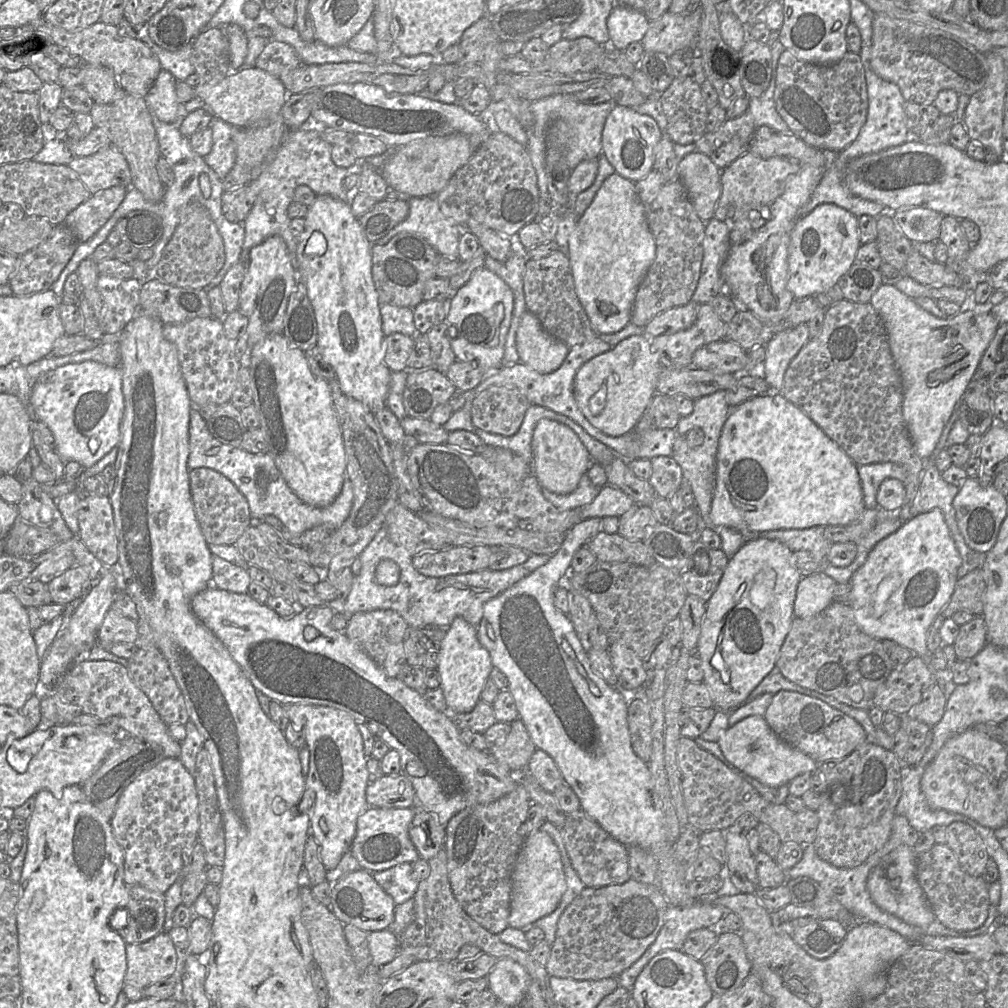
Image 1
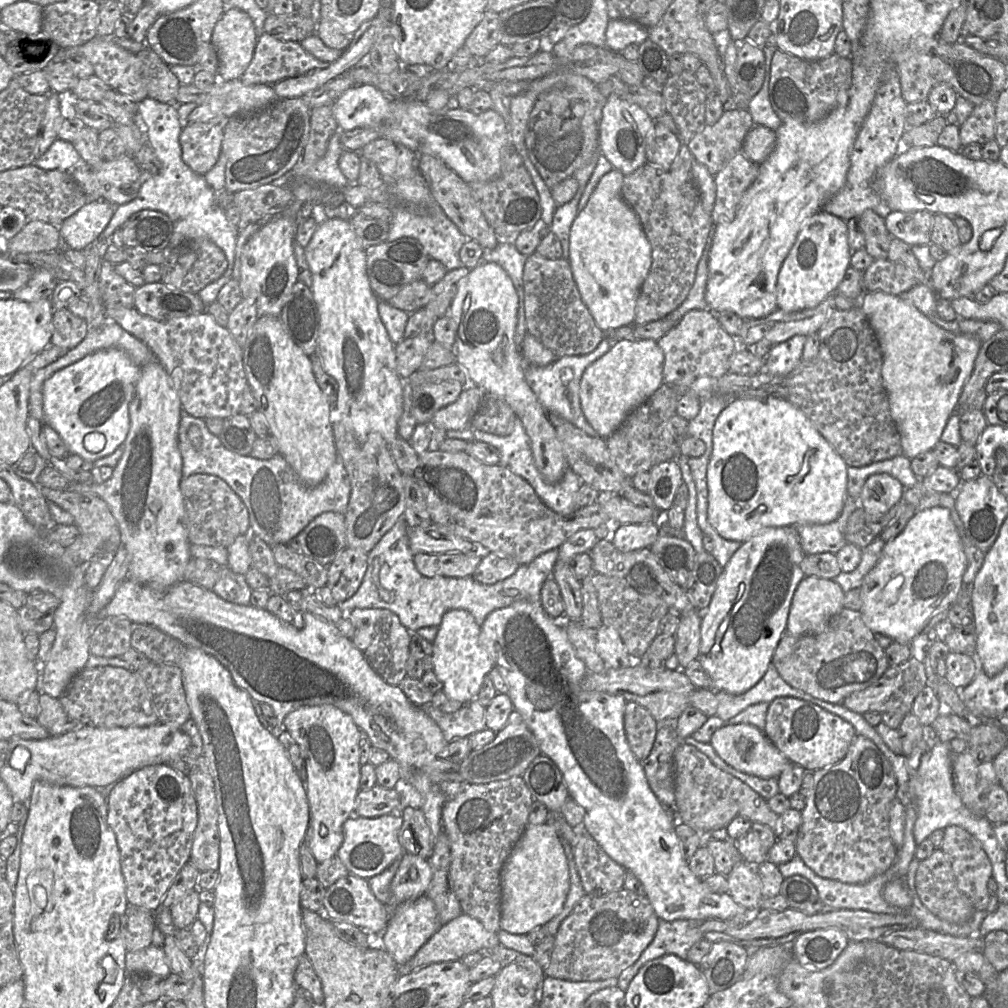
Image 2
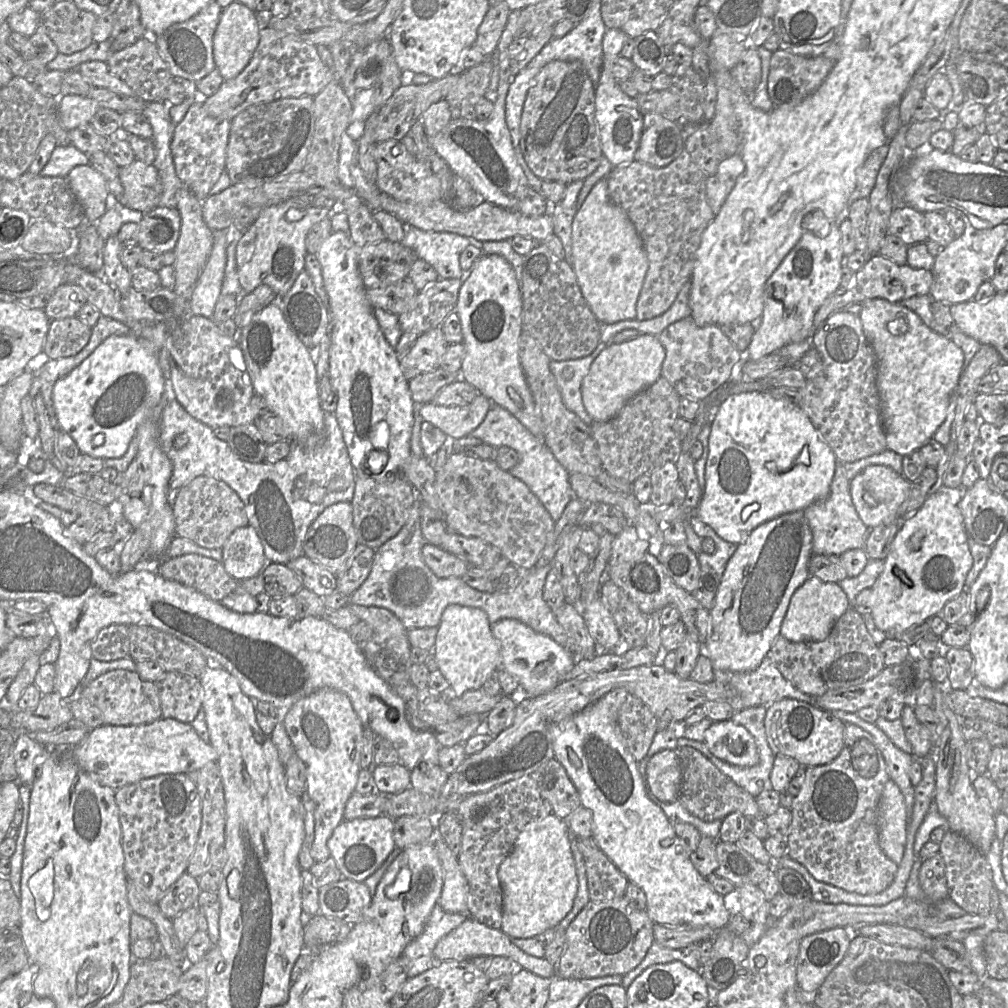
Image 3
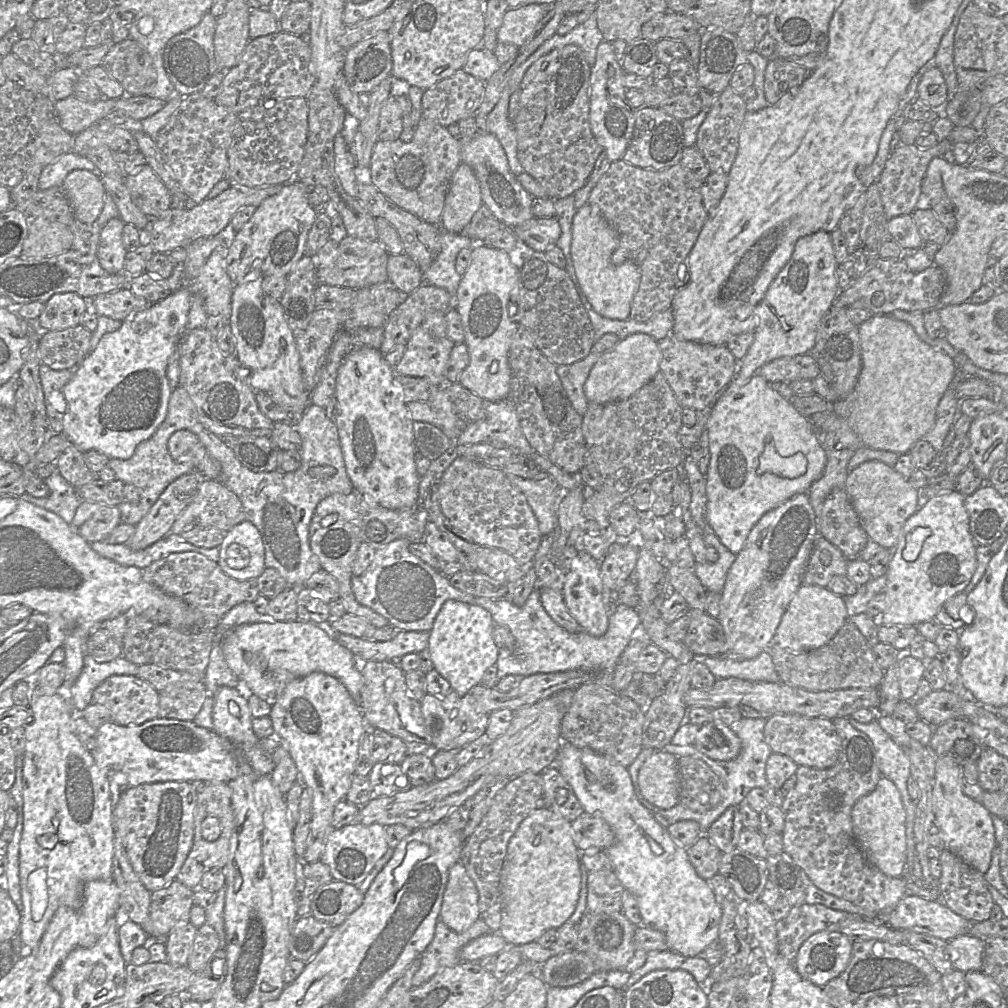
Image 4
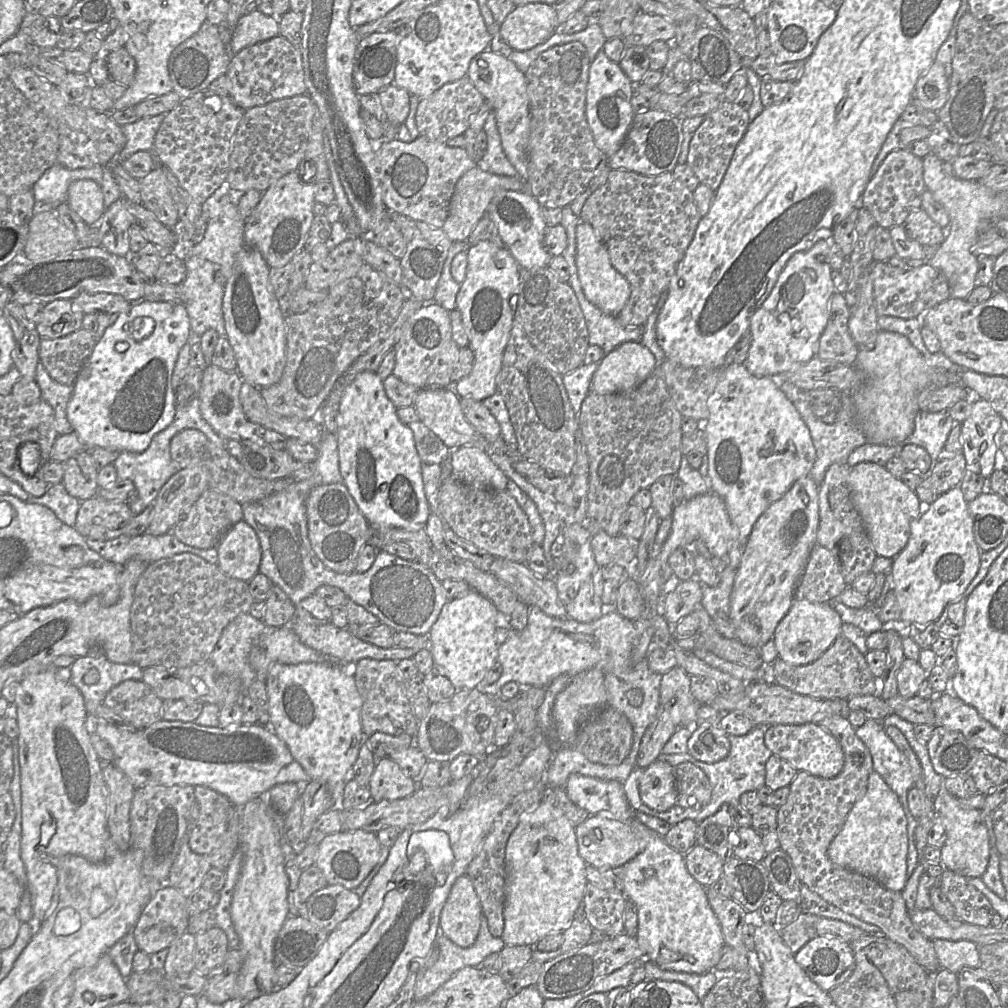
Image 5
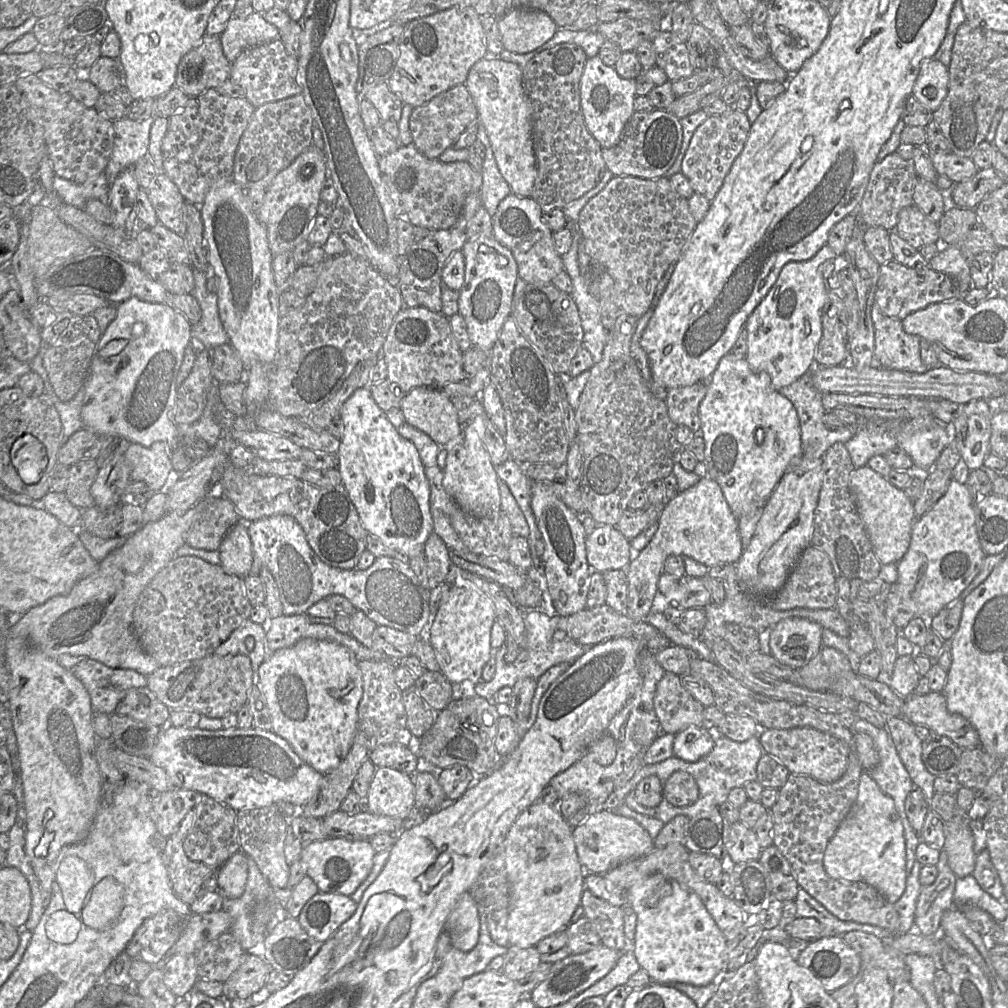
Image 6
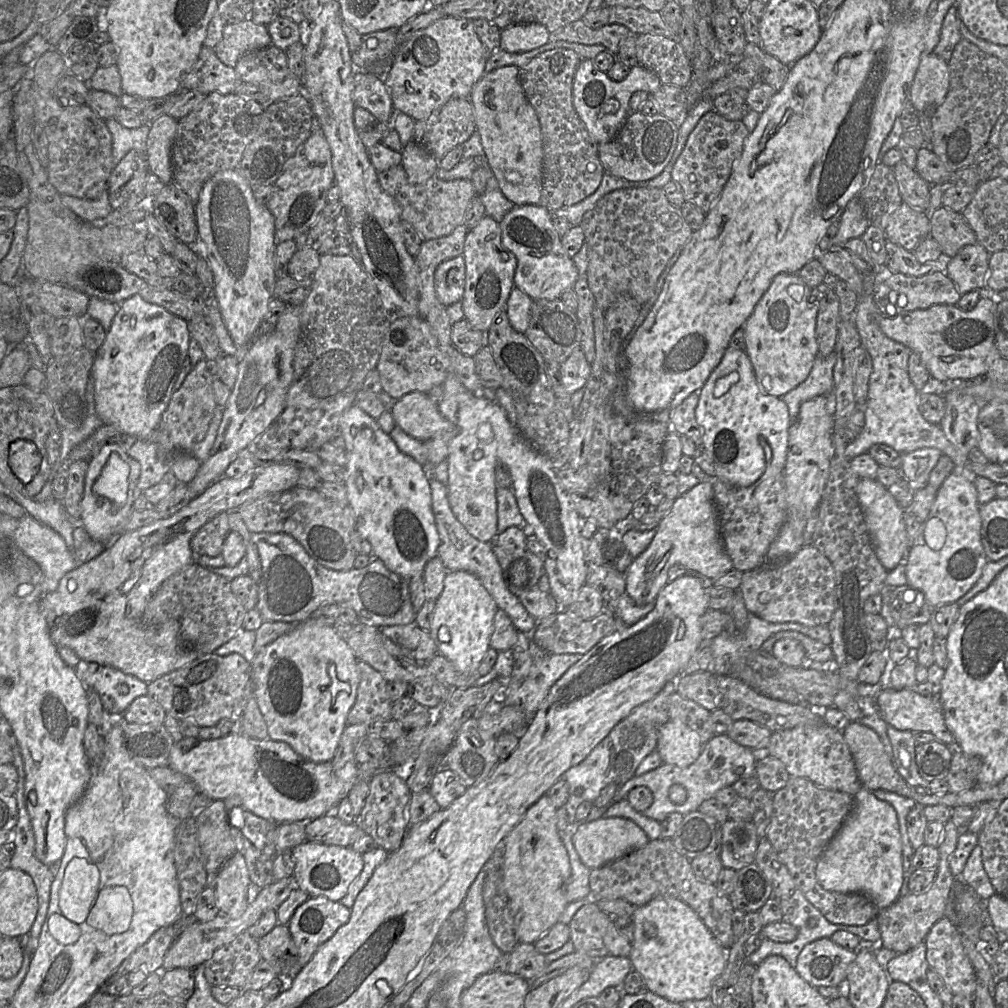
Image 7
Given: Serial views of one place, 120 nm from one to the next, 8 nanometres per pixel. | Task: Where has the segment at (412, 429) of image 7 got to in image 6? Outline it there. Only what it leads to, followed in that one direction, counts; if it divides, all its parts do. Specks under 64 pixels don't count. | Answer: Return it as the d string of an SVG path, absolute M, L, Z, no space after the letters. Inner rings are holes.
M416 387L404 396L400 409L405 423L427 434L440 447L462 435L457 410L441 389Z

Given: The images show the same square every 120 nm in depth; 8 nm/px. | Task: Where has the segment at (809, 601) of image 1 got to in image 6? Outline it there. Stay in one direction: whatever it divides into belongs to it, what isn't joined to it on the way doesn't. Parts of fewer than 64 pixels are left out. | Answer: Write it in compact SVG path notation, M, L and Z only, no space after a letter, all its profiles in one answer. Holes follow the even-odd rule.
M785 618L772 629L771 655L782 664L799 669L822 649L823 629L819 623L805 618Z

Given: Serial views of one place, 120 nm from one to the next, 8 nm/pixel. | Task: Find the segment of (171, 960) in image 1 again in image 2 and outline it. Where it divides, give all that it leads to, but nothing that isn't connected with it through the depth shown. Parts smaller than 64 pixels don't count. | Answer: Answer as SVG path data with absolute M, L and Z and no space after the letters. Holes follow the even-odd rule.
M153 945L139 951L126 953L128 973L155 975L162 979L171 973L164 949Z

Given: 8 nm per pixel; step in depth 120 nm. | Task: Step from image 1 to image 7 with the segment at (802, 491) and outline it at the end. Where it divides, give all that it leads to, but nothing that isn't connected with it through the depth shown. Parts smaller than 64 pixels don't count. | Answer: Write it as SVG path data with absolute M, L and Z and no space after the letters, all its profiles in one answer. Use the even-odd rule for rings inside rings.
M730 346L725 350L720 363L699 390L695 417L702 428L703 446L714 460L715 477L720 481L735 487L748 487L763 474L762 479L783 474L791 424L788 410L780 398L767 395L759 389L752 363L745 351Z

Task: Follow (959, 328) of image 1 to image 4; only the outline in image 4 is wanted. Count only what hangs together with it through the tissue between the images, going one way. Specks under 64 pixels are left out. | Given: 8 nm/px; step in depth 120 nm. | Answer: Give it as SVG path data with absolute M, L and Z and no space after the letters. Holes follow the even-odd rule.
M873 315L858 326L858 330L862 366L851 393L847 422L865 446L899 455L908 453L911 446L934 426L937 406L952 383L957 366L948 354L921 340L910 324L890 315Z

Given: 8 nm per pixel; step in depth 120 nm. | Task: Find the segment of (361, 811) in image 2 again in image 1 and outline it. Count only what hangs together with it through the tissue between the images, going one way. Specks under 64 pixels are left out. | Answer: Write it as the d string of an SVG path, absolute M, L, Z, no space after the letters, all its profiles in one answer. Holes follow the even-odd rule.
M384 775L369 783L366 800L369 807L412 808L416 804L416 795L412 783L405 775Z

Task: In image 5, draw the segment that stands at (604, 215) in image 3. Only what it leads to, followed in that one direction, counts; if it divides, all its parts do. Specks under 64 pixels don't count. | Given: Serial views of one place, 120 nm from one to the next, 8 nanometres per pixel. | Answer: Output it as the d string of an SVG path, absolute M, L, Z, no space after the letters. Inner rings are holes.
M581 220L576 227L576 265L579 280L586 298L603 312L617 316L630 297L630 284L612 266L608 249L593 227Z

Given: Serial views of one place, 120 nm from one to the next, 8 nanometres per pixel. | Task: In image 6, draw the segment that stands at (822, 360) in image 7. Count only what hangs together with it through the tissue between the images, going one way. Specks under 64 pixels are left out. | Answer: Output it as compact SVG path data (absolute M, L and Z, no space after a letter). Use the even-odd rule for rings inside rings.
M811 372L805 373L792 384L781 388L780 393L790 400L795 409L800 422L801 443L803 455L810 459L823 458L826 451L835 443L847 443L858 431L858 426L843 426L837 430L828 429L823 417L826 409L822 405L822 393L817 391L812 383Z

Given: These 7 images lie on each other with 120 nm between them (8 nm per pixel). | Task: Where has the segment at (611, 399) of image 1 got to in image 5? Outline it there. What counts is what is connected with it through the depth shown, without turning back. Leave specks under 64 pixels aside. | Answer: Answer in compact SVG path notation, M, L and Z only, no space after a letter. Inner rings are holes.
M640 341L625 342L598 363L590 390L600 395L630 392L655 368L655 356L647 347Z

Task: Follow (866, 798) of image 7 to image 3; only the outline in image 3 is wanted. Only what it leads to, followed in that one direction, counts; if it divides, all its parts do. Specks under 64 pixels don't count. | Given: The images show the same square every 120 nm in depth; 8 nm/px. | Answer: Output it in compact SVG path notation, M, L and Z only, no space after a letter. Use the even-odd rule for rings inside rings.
M891 779L885 784L877 809L879 845L897 865L902 861L907 839L904 797Z

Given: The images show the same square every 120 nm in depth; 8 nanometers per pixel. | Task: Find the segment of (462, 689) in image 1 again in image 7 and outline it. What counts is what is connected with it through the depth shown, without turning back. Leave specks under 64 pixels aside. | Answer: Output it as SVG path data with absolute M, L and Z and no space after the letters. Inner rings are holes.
M450 571L444 579L444 588L436 600L429 634L438 652L466 674L477 673L490 648L494 631L494 617L498 607L480 580L466 571Z

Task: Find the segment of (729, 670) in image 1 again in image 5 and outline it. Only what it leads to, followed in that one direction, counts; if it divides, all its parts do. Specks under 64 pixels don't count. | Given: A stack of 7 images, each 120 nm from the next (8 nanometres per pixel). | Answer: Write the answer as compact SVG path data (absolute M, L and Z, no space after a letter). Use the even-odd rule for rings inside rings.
M810 476L796 480L780 499L761 514L752 528L736 572L729 605L735 639L746 646L760 648L769 639L773 639L777 624L792 605L795 587L804 571L809 553L816 544L819 526L818 490L819 485Z

